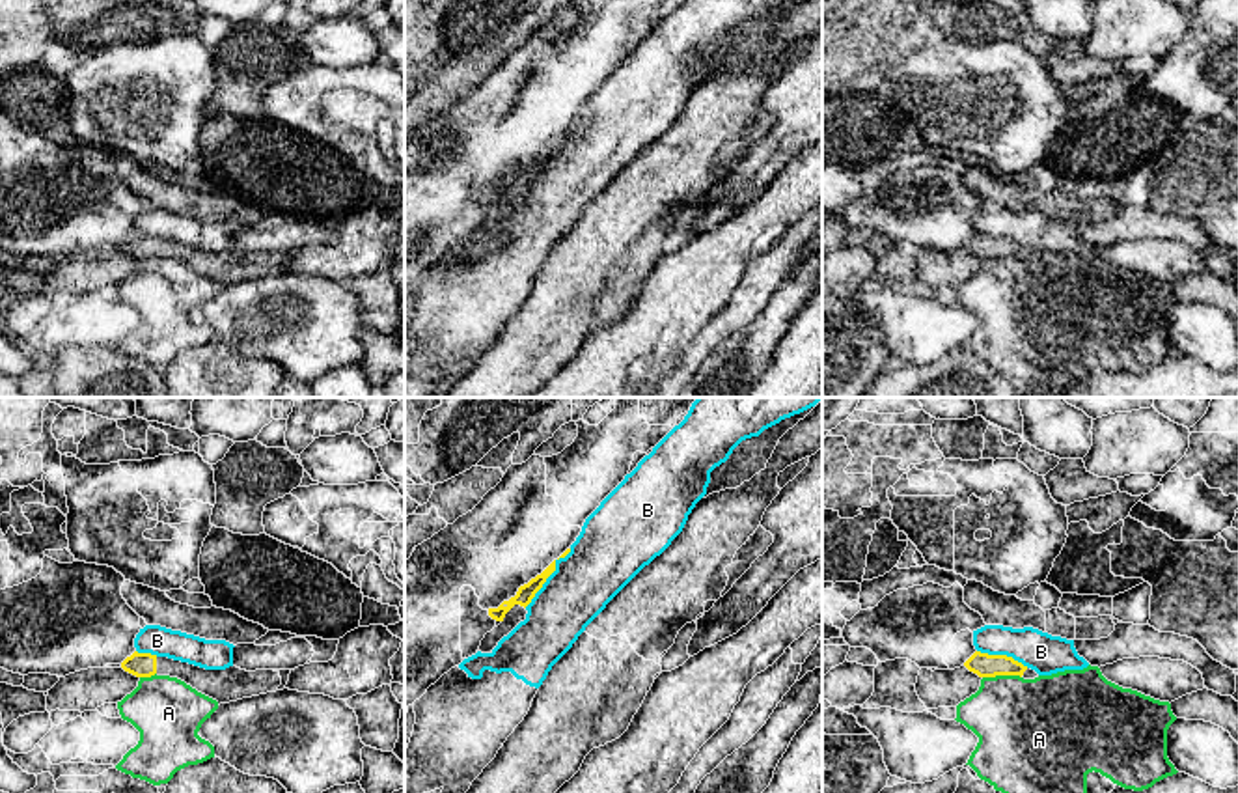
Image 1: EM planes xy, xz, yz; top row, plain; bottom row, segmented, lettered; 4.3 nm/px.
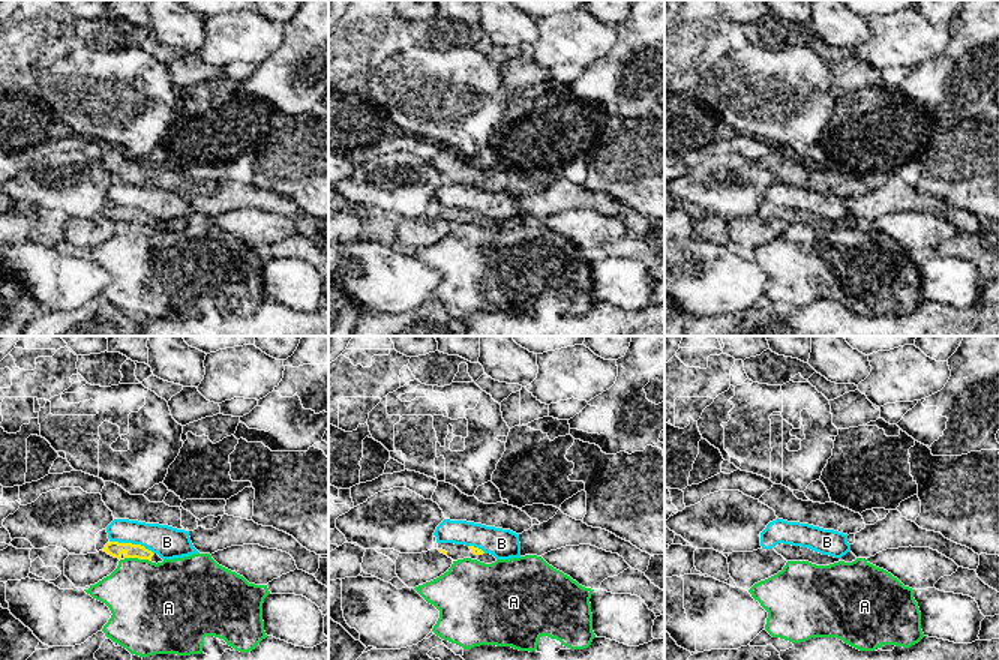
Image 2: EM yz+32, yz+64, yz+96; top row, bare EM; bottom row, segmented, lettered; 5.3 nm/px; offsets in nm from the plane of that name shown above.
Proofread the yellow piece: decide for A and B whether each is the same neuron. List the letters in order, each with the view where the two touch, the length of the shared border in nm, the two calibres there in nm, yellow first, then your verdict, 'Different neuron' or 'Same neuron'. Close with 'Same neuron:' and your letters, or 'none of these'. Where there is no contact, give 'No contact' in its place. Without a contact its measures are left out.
A: Touches yellow in yz. Shared border 170 nm. Thickness 100 nm (yellow) against 420 nm. Different neuron
B: Touches yellow in xz. Shared border 320 nm. Thickness 70 nm (yellow) against 300 nm. Different neuron
Same neuron: none of these

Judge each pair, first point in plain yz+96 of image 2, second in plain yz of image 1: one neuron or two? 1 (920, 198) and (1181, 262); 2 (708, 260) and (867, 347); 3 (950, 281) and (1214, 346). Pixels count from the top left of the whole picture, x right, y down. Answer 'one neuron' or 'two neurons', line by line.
1: two neurons
2: two neurons
3: one neuron

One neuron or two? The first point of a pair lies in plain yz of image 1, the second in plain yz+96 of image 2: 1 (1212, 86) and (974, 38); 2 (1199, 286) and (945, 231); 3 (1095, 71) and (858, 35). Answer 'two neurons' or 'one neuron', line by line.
1: one neuron
2: two neurons
3: two neurons

